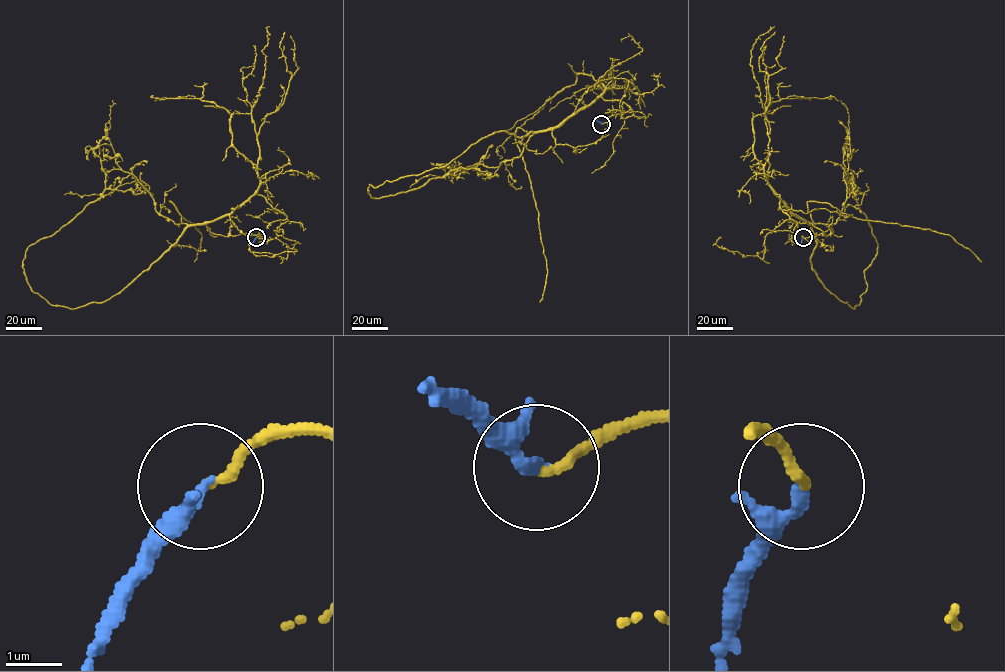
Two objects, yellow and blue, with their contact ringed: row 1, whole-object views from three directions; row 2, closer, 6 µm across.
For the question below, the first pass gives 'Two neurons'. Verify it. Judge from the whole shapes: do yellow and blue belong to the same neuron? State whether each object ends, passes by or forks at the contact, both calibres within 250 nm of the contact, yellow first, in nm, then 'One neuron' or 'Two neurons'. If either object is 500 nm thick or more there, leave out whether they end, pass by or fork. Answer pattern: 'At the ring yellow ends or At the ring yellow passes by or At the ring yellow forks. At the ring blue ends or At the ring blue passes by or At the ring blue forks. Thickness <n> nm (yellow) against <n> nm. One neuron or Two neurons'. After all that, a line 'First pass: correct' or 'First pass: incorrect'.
At the ring yellow ends. At the ring blue passes by. Thickness 160 nm (yellow) against 170 nm. One neuron
First pass: incorrect

